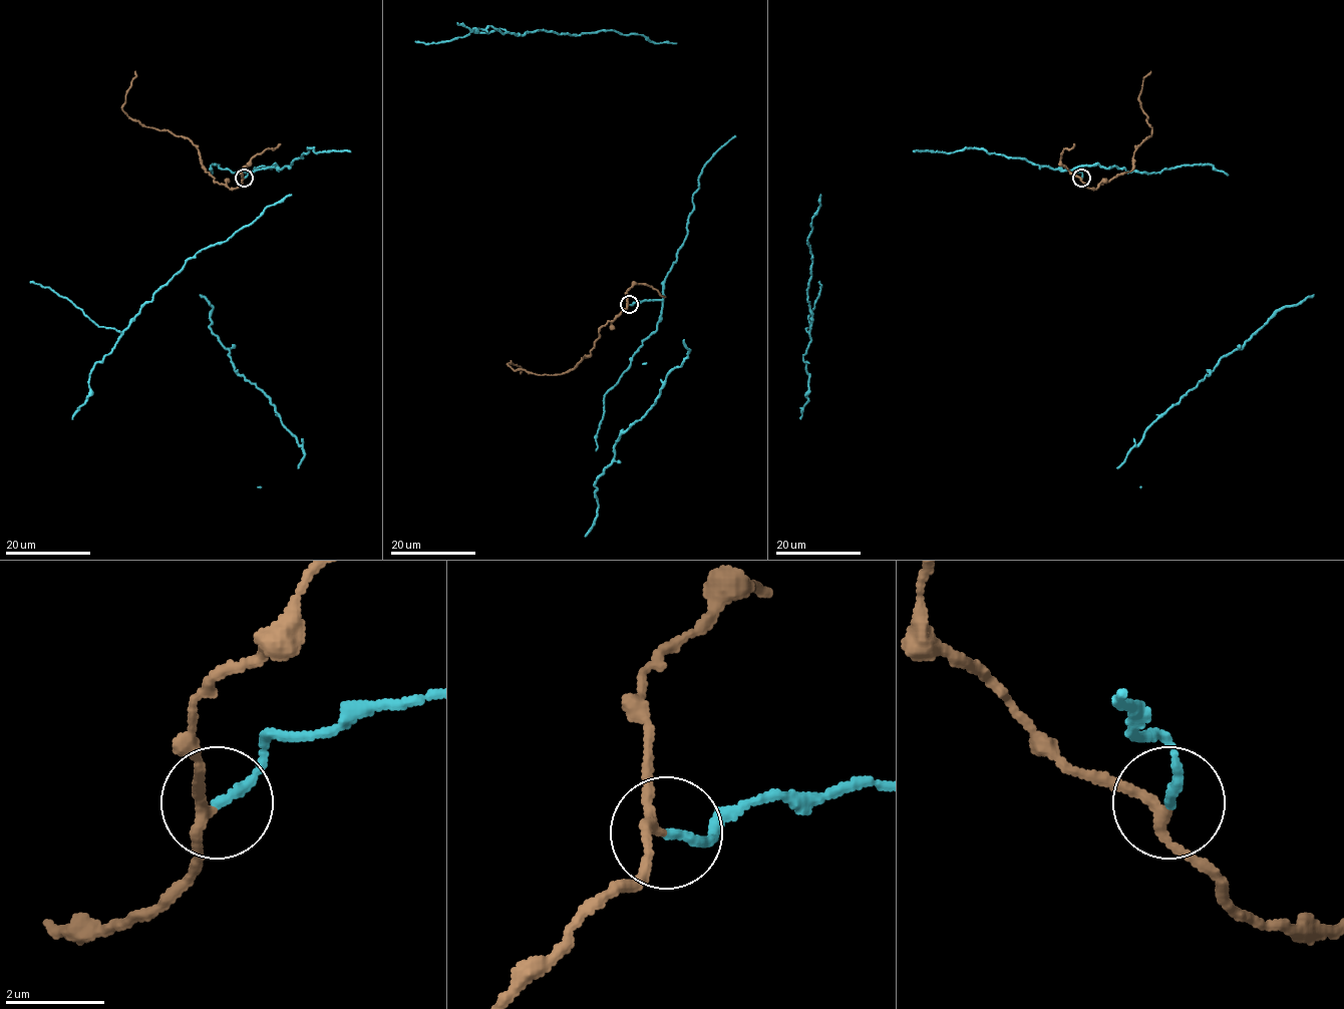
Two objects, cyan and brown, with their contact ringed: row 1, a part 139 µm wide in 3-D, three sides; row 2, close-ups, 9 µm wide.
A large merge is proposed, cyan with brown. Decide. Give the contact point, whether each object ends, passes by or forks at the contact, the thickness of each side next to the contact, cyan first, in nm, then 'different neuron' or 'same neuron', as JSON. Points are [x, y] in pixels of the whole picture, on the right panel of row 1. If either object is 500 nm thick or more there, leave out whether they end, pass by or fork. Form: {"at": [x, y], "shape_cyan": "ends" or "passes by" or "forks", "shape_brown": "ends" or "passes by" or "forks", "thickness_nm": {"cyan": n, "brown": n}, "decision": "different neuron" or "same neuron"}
{"at": [1081, 178], "shape_cyan": "ends", "shape_brown": "passes by", "thickness_nm": {"cyan": 190, "brown": 190}, "decision": "different neuron"}

